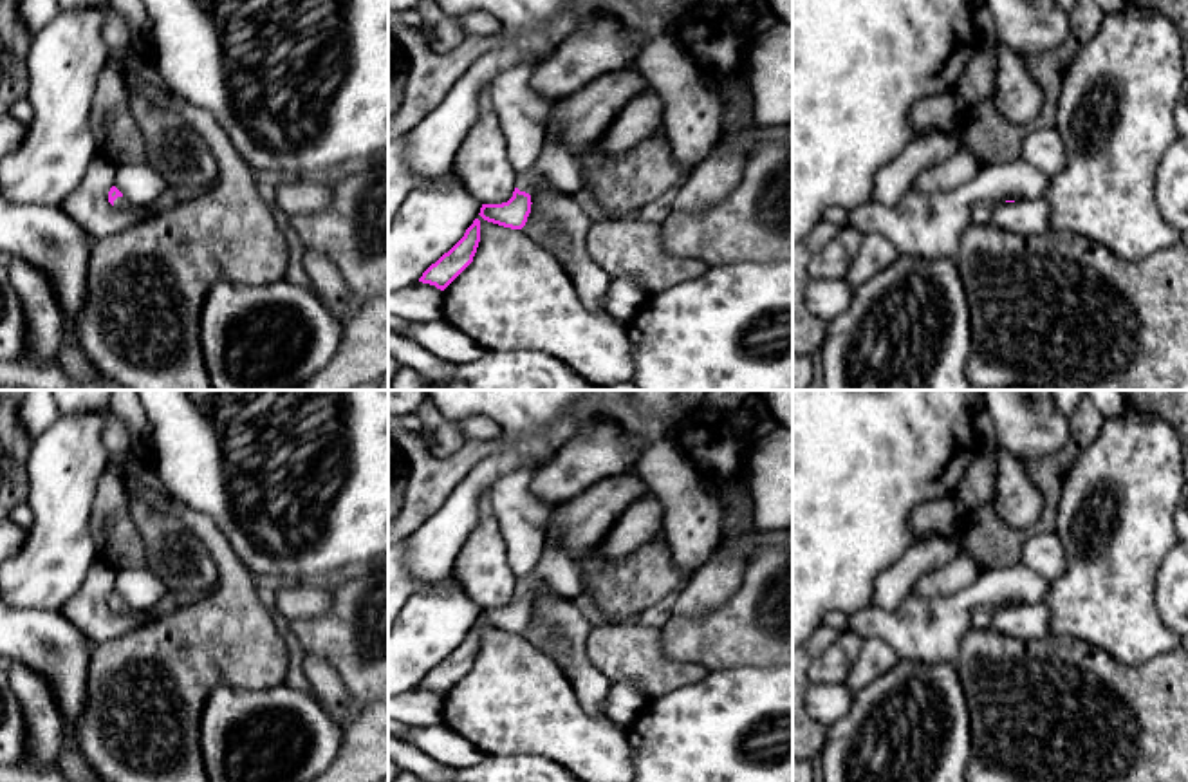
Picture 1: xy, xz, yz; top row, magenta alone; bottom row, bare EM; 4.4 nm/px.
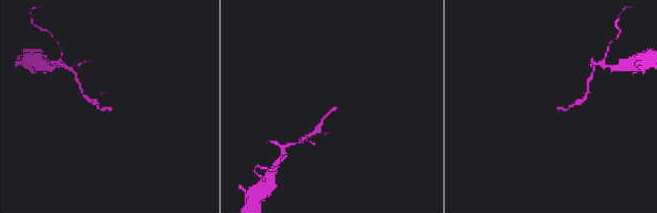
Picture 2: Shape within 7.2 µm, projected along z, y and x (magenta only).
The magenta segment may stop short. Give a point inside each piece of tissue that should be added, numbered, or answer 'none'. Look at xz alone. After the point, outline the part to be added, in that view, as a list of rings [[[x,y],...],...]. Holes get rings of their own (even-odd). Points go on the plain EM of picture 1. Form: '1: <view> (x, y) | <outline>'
1: xz (556, 571) | [[[547,540],[540,565],[533,576],[520,578],[516,592],[531,598],[538,587],[547,587],[560,598],[574,600],[581,594],[578,563],[554,540]]]

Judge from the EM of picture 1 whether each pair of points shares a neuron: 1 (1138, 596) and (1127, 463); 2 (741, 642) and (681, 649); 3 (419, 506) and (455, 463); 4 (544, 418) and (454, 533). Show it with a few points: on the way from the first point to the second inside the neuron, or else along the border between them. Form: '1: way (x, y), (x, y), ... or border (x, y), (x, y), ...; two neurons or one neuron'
1: way (1127, 564), (1127, 495); one neuron
2: way (726, 642), (696, 642); one neuron
3: way (425, 495), (445, 474); one neuron
4: way (517, 446), (466, 493), (463, 504); one neuron

